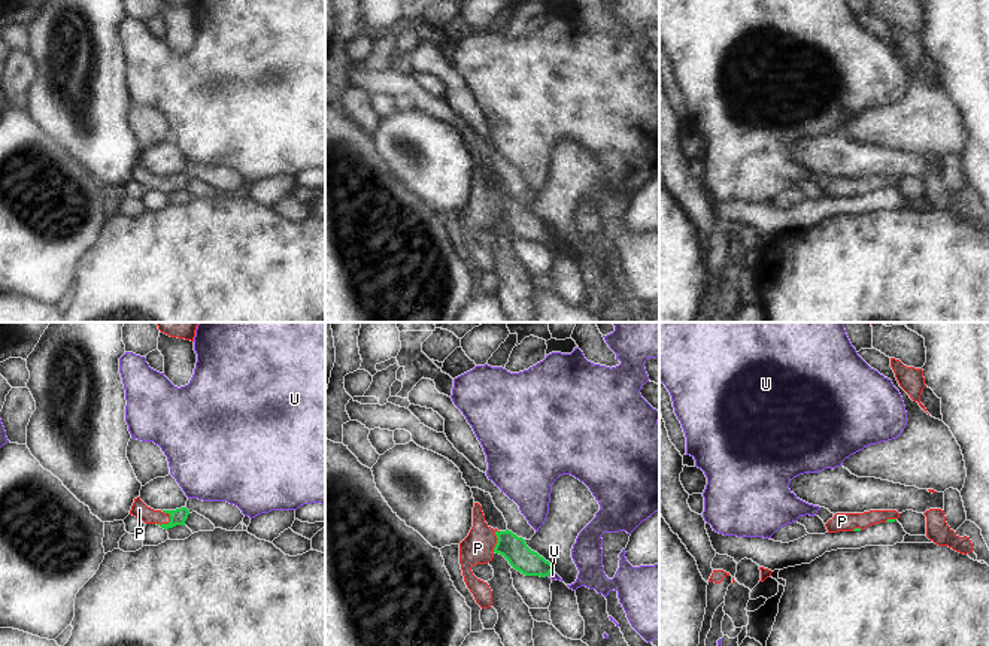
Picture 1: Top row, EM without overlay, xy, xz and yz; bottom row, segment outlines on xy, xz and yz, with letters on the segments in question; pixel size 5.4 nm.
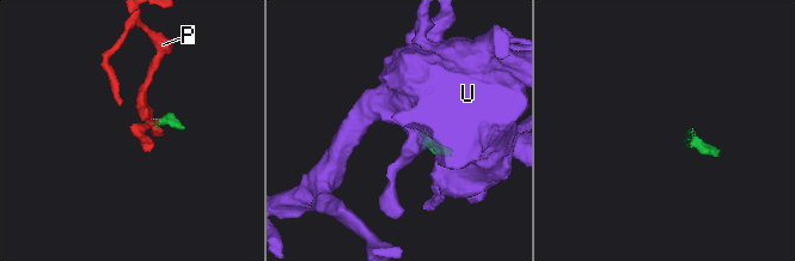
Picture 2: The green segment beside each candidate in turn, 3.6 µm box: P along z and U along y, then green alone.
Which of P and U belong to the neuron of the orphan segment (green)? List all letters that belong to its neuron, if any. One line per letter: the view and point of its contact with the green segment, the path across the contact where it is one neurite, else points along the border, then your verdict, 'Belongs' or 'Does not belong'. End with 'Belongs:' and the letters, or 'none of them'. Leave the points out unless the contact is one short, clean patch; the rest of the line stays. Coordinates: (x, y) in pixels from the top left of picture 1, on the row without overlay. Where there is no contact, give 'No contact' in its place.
P: Touches green at xy (166, 190). Path across: xy (178, 182), (166, 190), (139, 175). Belongs
U: Touches green at xz (551, 236). Boundary: xz (554, 234), (548, 240). Does not belong
Belongs: P.

